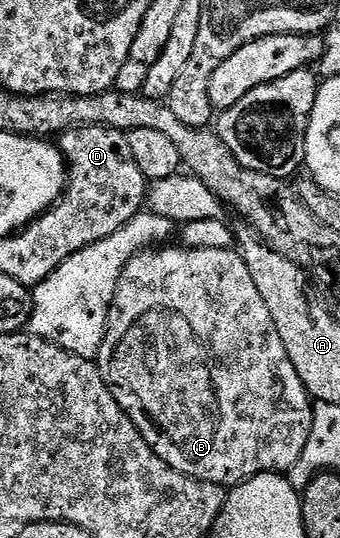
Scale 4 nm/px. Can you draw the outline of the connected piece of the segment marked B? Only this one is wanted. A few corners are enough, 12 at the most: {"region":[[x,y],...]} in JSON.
{"region":[[237,249],[120,276],[98,371],[176,472],[300,460],[314,407]]}

